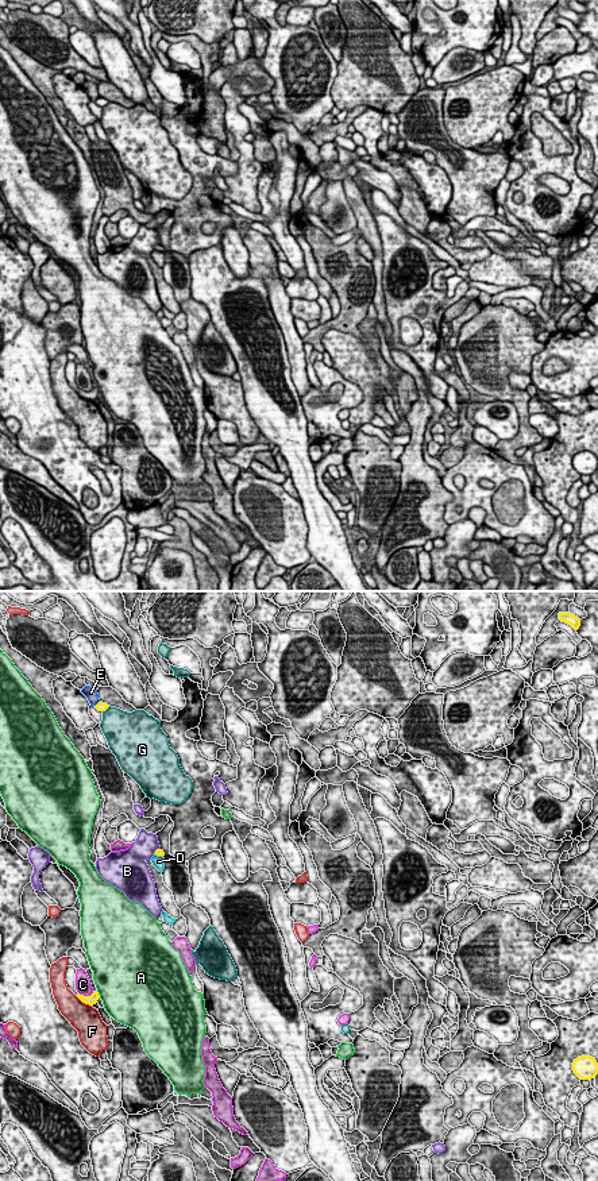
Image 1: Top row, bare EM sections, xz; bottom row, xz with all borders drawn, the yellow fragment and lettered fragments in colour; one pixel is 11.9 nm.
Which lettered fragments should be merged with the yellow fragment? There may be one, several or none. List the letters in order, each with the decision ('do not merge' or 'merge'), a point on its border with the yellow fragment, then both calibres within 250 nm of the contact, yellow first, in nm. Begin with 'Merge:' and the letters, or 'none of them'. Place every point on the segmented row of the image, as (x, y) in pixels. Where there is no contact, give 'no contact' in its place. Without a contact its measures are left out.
Merge: none of them
A: do not merge; contact xz (97, 994); calibres 120 and 480 nm
B: do not merge; contact xz (155, 850); calibres 90 and 280 nm
C: do not merge; contact xz (85, 996); calibres 120 and 190 nm
D: do not merge; contact xz (158, 855); calibres 90 and 160 nm
E: do not merge; contact xz (97, 703); calibres 120 and 160 nm
F: do not merge; contact xz (84, 1002); calibres 120 and 340 nm
G: do not merge; contact xz (105, 709); calibres 120 and 380 nm

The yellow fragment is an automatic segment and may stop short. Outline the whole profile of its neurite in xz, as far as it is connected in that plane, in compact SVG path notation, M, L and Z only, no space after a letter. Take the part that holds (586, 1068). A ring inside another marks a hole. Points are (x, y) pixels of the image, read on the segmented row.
M582 1055L574 1060L572 1070L580 1080L591 1080L598 1074L598 1064L590 1055Z

